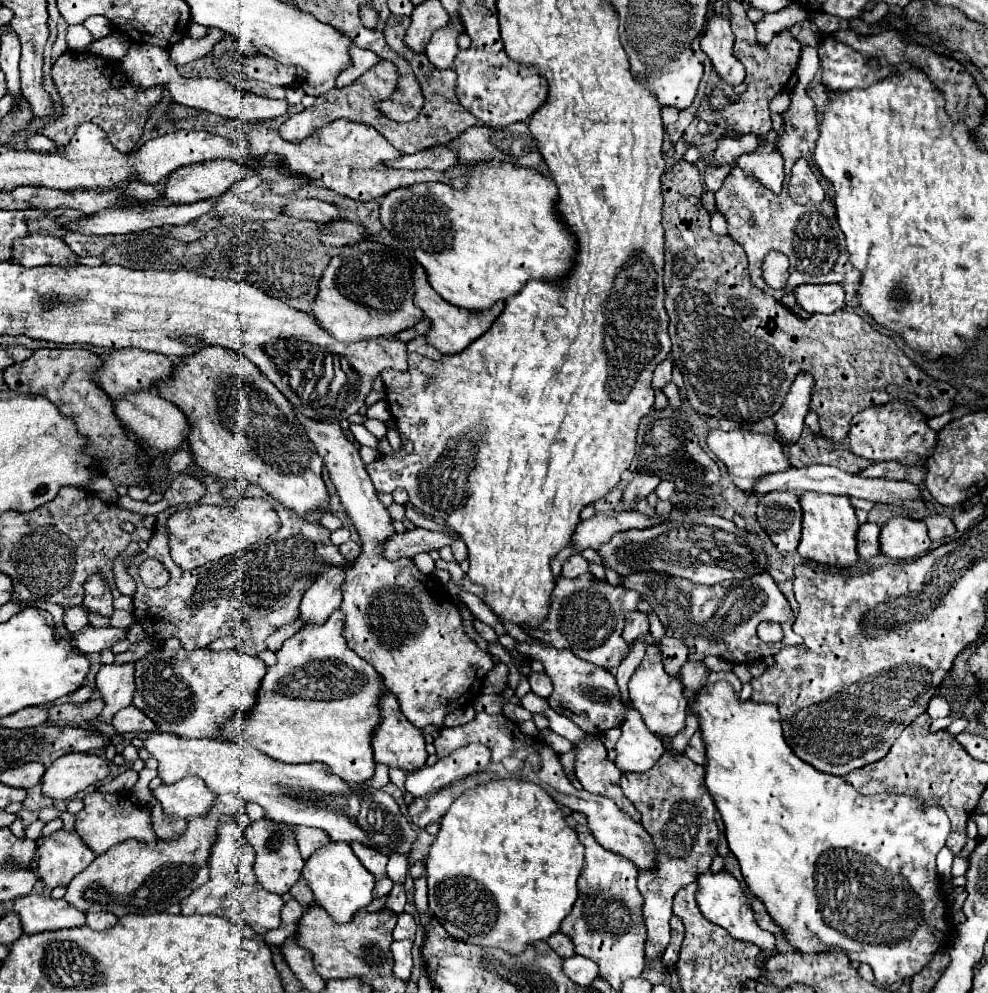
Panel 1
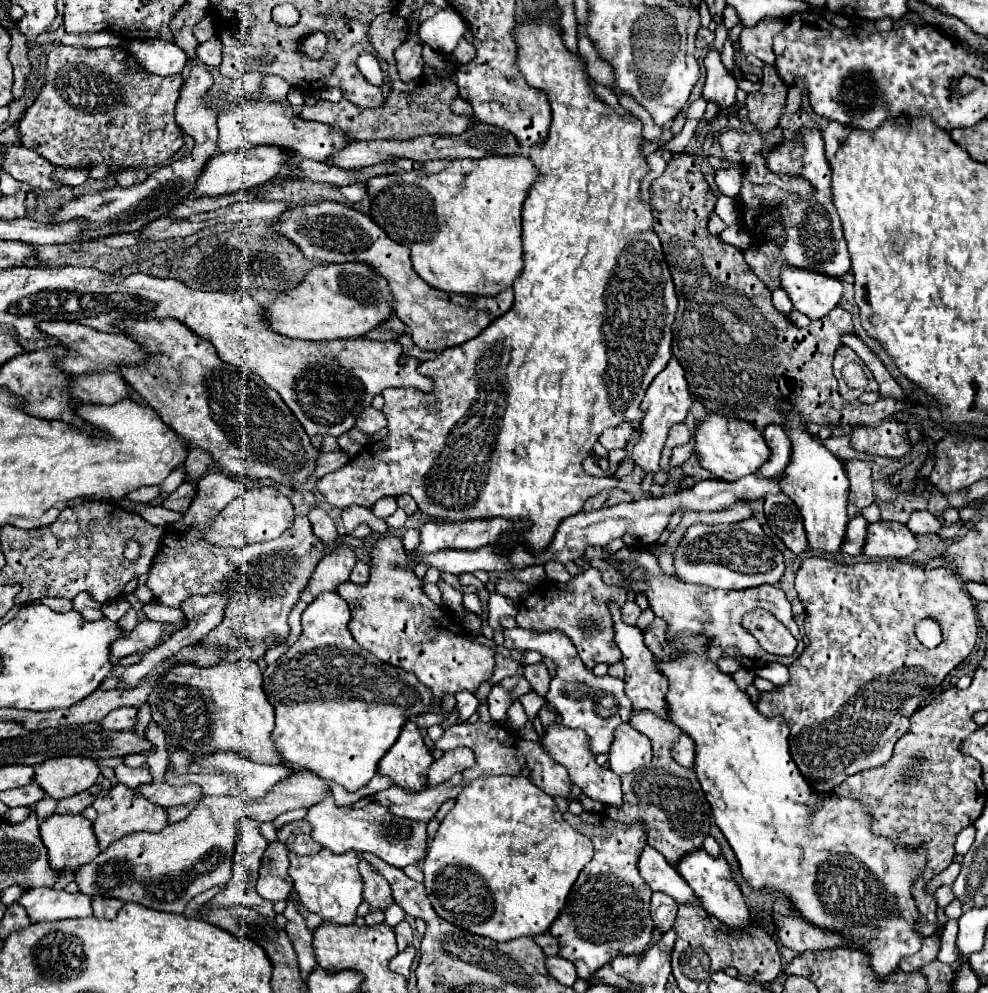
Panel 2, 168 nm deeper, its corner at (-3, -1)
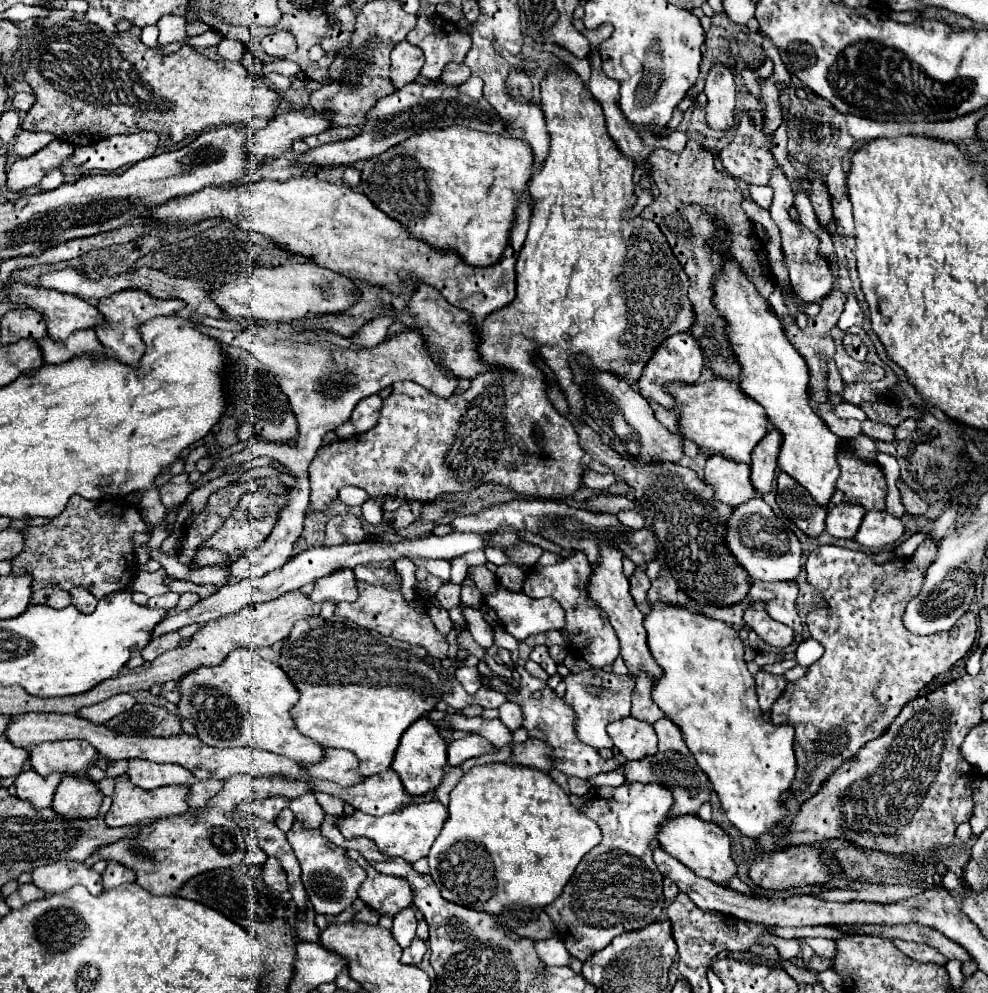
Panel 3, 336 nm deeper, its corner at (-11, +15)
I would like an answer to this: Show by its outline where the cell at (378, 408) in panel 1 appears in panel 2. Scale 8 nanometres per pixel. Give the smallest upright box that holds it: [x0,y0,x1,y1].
[356,406,386,436]

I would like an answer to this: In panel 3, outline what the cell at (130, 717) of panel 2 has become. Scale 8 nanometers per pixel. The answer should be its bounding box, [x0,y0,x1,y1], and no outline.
[80,694,136,724]

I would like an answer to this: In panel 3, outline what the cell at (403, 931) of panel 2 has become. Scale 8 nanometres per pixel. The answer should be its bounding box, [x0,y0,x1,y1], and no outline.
[392,908,416,948]

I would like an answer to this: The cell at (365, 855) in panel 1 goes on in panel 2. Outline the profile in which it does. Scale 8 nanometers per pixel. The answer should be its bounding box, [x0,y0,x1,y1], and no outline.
[358,860,394,912]

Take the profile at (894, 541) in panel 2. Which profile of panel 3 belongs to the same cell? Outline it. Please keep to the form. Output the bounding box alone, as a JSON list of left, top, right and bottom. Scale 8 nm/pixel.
[856,512,906,550]

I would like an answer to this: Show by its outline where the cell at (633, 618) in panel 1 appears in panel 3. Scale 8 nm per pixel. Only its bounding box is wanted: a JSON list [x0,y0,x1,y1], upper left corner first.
[630,568,650,606]

